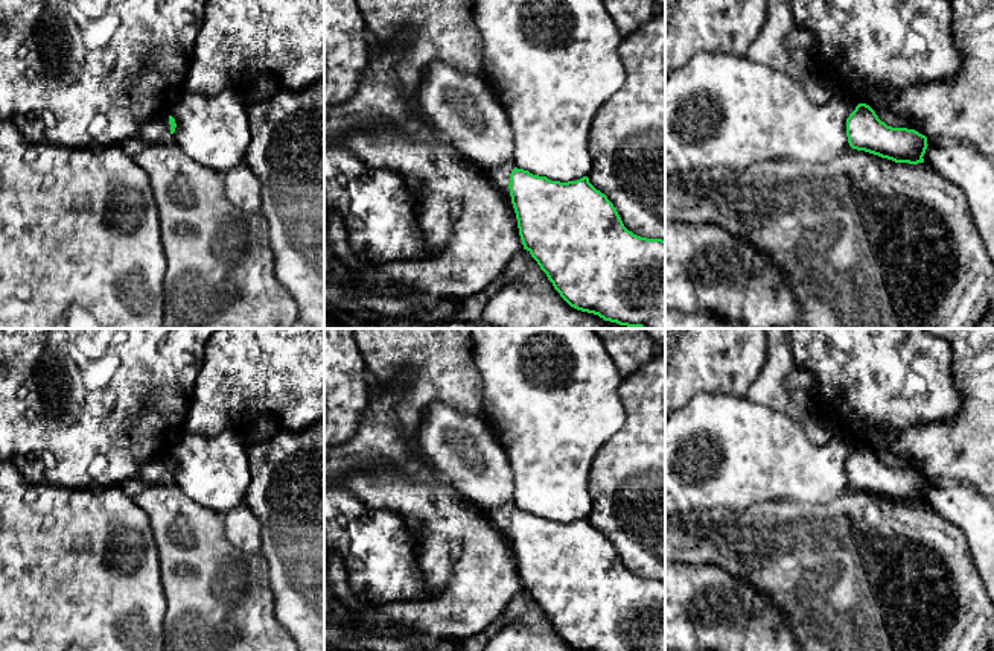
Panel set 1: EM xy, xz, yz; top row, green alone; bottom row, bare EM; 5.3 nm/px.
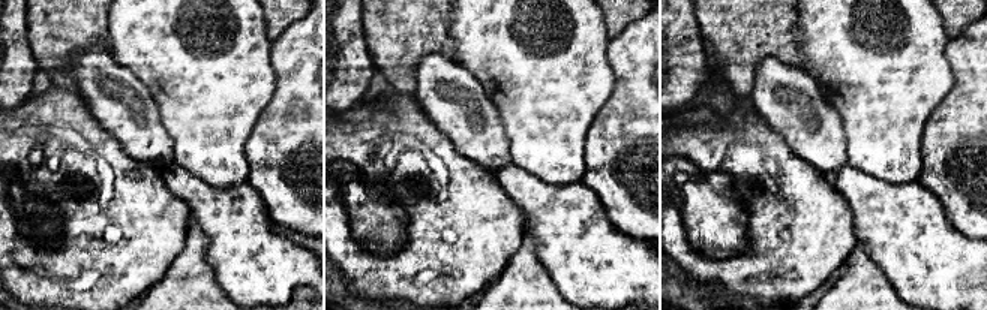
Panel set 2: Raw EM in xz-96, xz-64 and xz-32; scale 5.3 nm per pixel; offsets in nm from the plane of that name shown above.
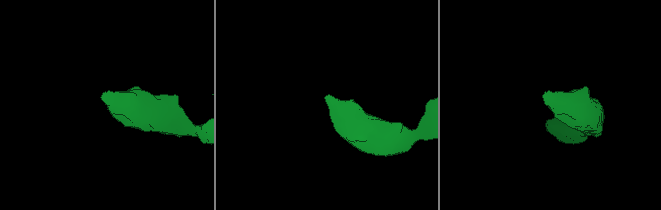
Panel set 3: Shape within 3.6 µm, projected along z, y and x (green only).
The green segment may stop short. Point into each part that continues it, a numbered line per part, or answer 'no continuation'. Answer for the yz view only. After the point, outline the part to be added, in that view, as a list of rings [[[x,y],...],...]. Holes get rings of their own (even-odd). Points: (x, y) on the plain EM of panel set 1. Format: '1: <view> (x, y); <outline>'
no continuation

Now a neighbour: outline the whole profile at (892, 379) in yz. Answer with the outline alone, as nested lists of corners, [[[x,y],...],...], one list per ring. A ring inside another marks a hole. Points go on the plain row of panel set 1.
[[[787,329],[787,332],[796,365],[814,377],[819,391],[816,414],[831,418],[837,432],[869,446],[887,467],[915,470],[924,476],[921,461],[897,456],[887,446],[912,426],[944,421],[959,412],[962,397],[953,382],[951,345],[926,329]],[[851,421],[865,421],[868,429],[852,433],[846,429]]]

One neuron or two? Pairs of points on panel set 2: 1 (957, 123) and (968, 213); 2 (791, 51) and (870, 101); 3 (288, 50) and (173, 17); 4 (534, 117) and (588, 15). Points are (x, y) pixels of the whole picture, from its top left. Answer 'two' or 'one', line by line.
1: one
2: two
3: two
4: one

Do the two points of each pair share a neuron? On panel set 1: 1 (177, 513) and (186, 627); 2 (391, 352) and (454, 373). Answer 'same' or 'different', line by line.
1: same
2: same

